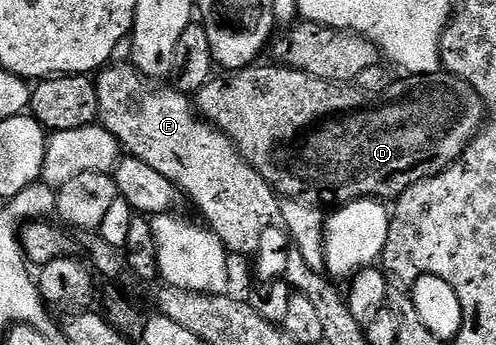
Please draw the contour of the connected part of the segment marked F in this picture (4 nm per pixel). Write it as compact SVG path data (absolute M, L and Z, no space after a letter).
M110 64L96 75L95 81L103 125L132 157L151 164L155 172L167 176L167 180L175 183L188 201L190 198L197 205L198 212L206 218L204 221L208 229L225 245L230 255L256 255L263 232L269 228L284 227L282 199L270 188L267 180L251 168L229 135L199 117L190 95L180 94L165 84L154 84L132 64Z

